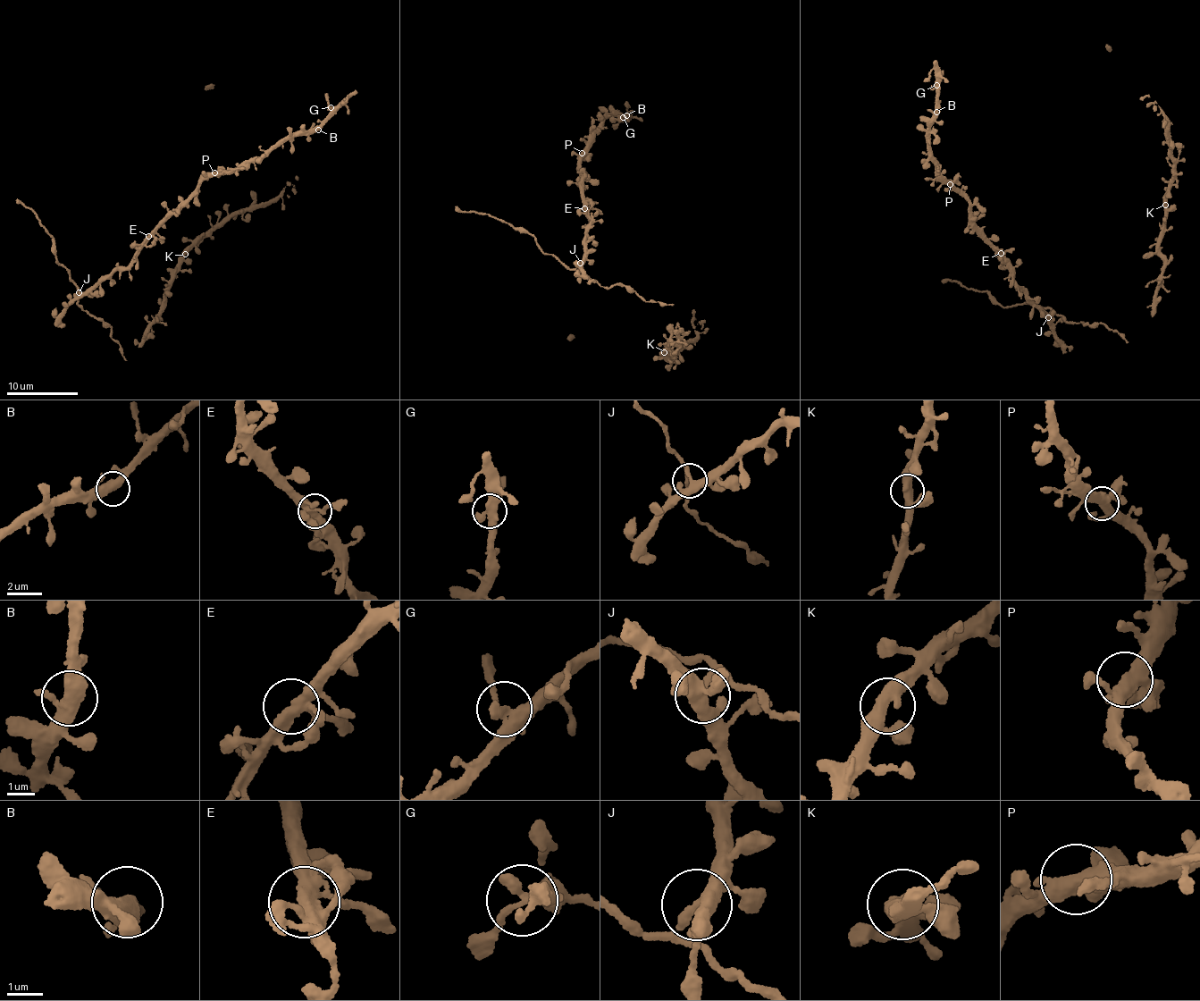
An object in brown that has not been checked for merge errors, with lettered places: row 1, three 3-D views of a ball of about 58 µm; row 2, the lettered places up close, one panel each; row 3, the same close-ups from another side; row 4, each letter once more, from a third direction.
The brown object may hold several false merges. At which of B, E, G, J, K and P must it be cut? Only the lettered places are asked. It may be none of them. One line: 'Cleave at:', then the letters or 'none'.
Cleave at: J

